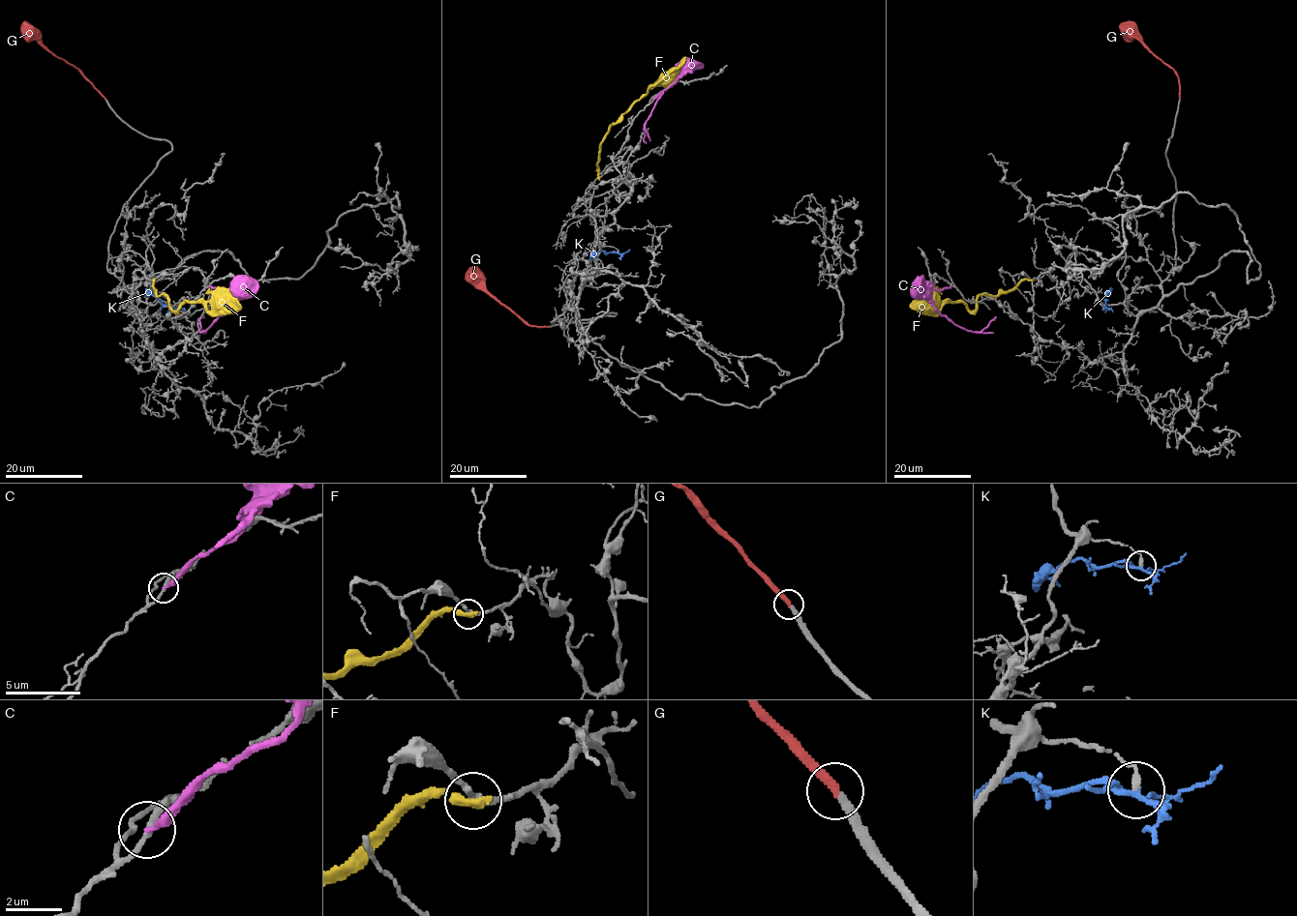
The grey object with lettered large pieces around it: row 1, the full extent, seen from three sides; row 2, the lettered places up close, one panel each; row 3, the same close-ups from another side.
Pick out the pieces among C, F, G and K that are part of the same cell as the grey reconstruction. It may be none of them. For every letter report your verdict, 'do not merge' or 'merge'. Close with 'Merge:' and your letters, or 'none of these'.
C: do not merge
F: do not merge
G: merge
K: do not merge
Merge: G

